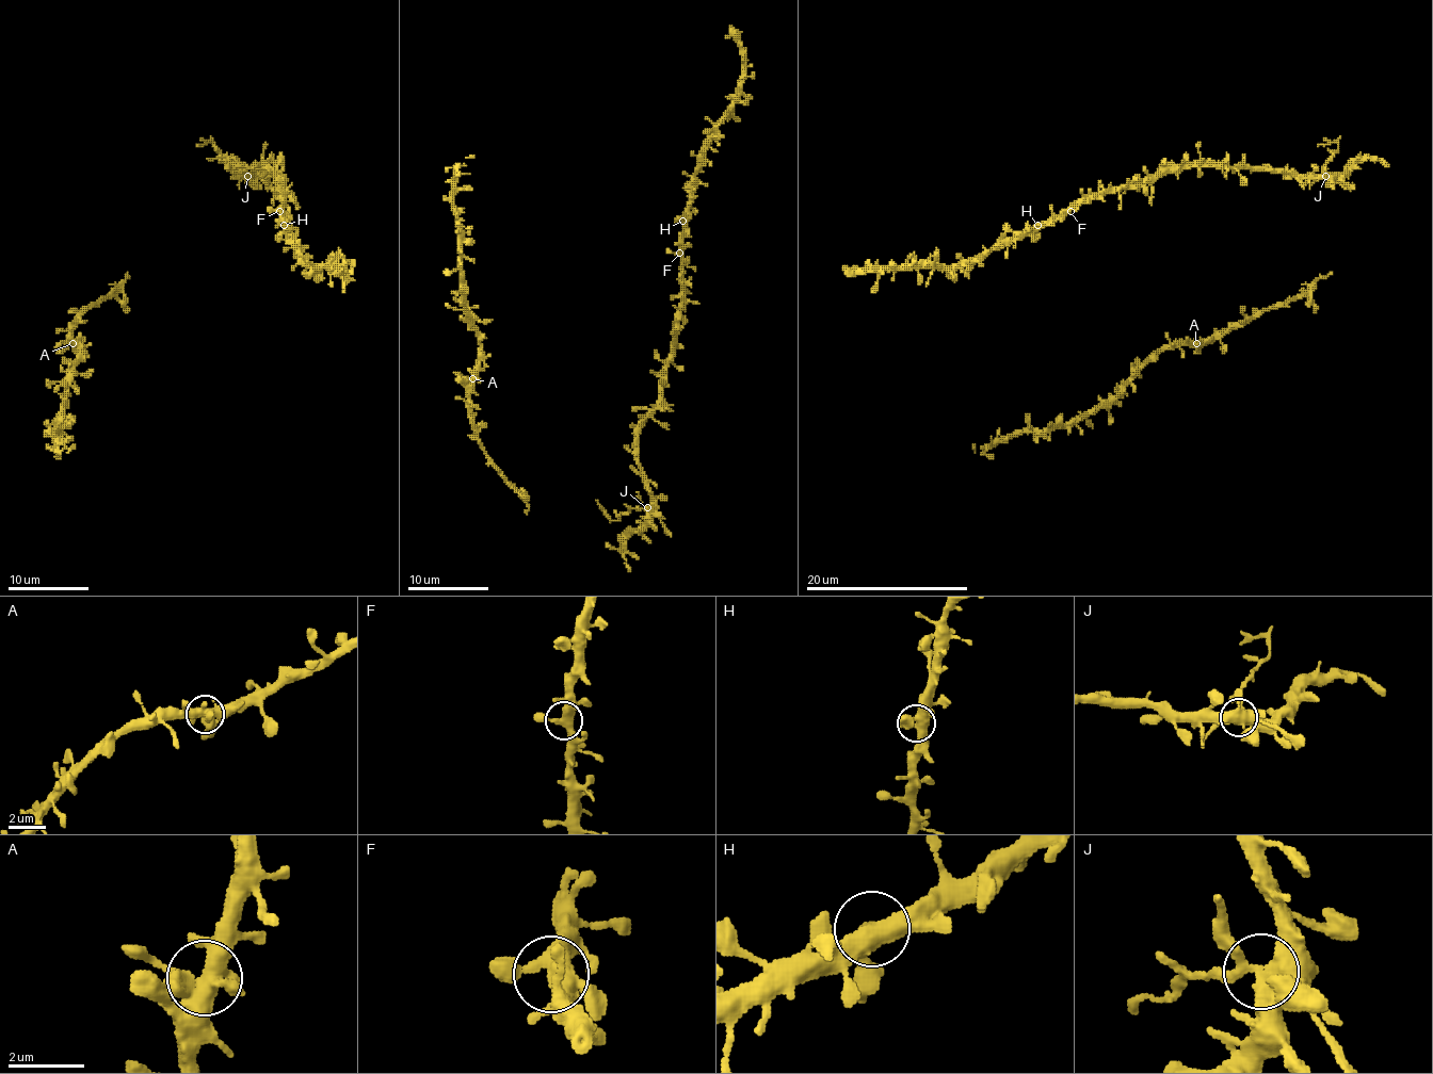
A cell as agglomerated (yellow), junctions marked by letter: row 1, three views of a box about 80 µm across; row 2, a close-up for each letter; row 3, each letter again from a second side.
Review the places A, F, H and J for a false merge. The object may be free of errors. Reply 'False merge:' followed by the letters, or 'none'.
False merge: J

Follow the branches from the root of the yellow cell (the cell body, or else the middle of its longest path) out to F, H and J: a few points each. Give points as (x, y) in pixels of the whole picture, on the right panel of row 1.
F: (1309, 189), (1324, 177), (1305, 177), (1279, 168), (1188, 164), (1161, 171), (1139, 182), (1089, 193), (1071, 211)
H: (1309, 189), (1324, 177), (1305, 177), (1279, 168), (1188, 164), (1161, 171), (1139, 182), (1089, 193), (1037, 225)
J: (1309, 189), (1318, 179), (1325, 177)

